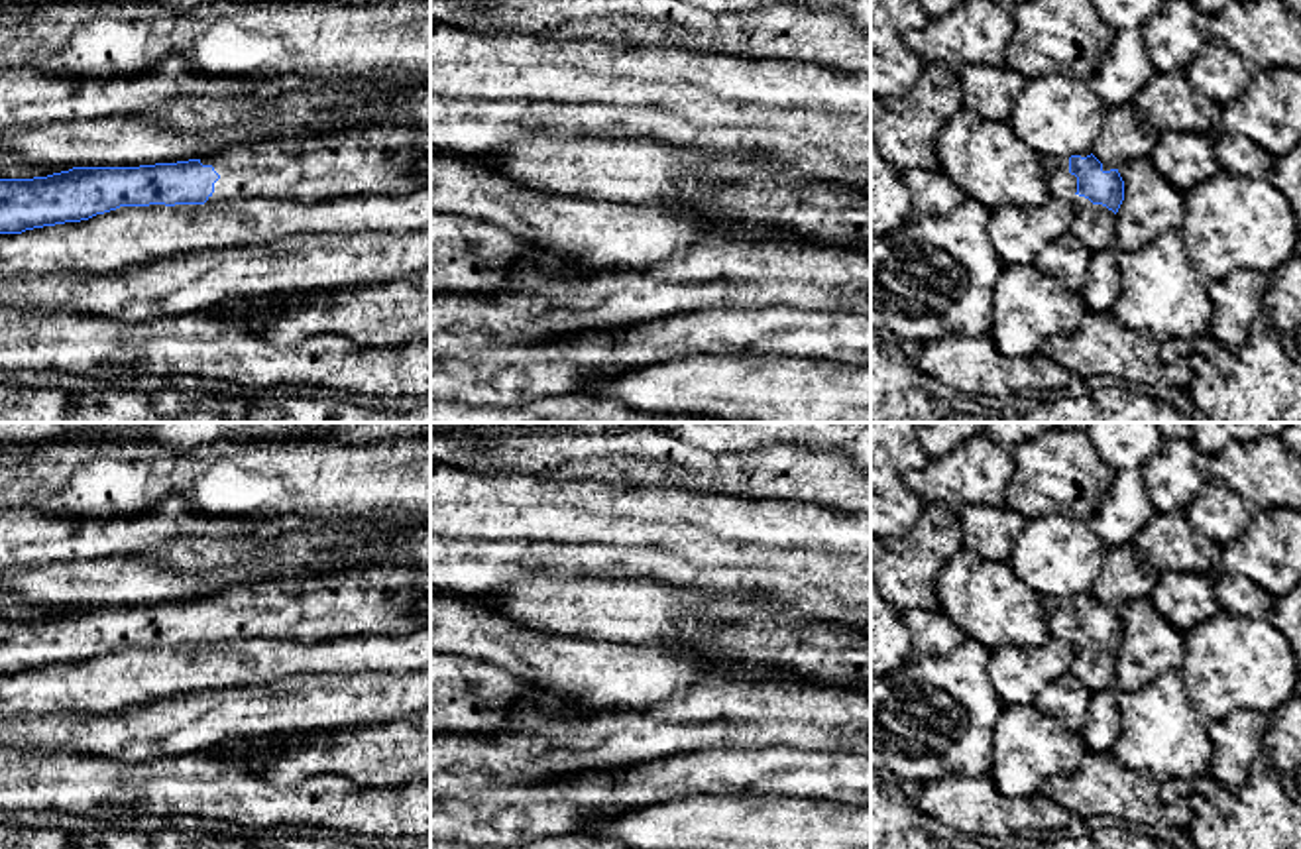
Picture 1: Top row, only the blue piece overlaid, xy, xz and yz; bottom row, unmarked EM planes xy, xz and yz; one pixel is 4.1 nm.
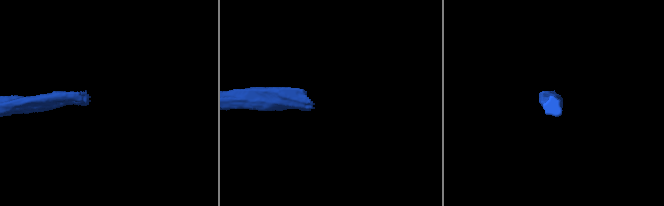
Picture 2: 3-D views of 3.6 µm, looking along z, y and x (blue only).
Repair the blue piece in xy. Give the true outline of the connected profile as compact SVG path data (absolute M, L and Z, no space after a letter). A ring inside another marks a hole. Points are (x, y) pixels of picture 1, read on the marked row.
M364 126L234 143L226 153L177 163L0 179L0 234L81 222L120 206L413 195L430 187L430 173L417 169L428 155L430 126Z

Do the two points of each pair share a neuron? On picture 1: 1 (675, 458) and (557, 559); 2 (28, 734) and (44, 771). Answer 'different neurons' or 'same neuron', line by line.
1: different neurons
2: different neurons

